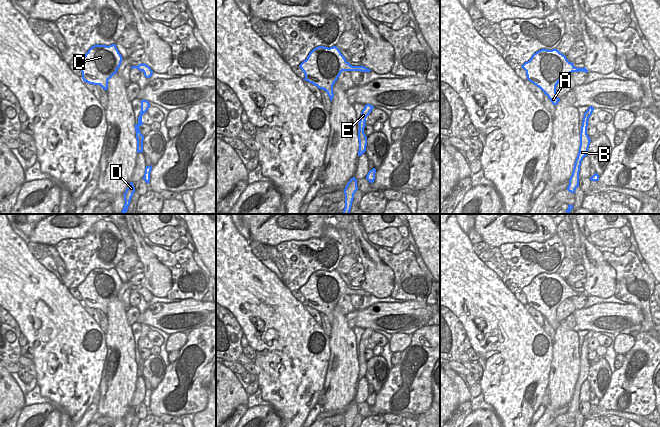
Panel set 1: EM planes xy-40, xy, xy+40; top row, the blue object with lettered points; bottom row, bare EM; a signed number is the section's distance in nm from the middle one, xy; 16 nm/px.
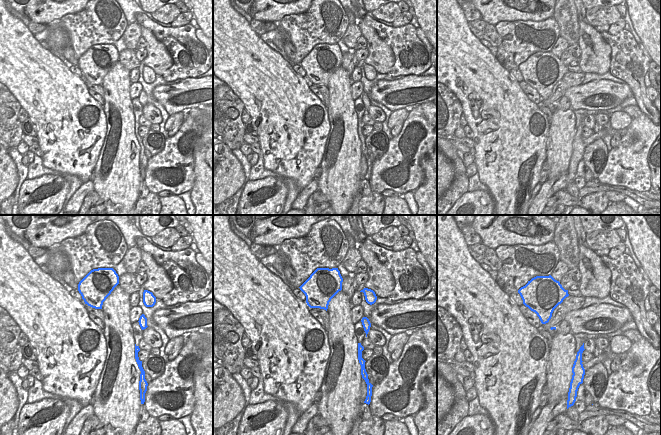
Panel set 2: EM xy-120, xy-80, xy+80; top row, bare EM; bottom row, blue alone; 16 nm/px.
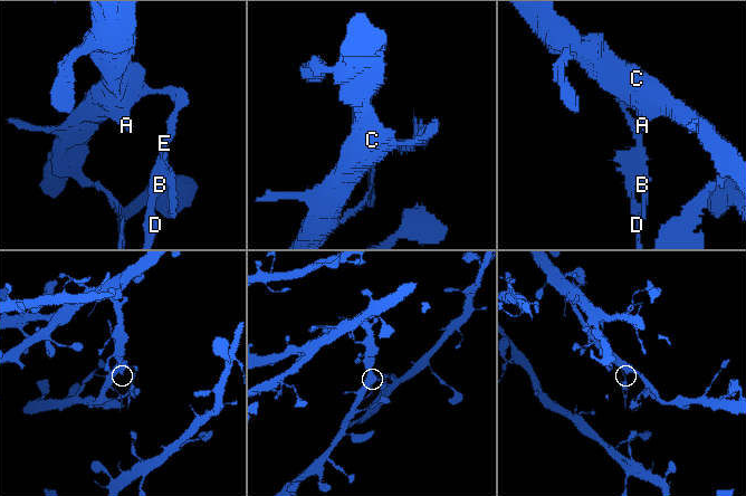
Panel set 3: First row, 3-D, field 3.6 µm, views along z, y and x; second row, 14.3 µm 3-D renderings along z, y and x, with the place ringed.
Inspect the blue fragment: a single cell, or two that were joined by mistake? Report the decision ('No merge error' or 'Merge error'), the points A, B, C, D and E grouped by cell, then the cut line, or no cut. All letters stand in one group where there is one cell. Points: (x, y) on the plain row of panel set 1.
Merge error. Groups: A C / B D E. Split along xy (356, 290), (359, 294).

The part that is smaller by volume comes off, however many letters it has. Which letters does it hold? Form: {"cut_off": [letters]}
{"cut_off": ["B", "D", "E"]}

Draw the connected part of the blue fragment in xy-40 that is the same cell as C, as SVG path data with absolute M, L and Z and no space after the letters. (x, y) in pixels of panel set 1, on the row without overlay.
M97 268L88 274L77 290L82 296L84 306L100 309L107 315L108 304L117 297L122 283L116 268Z

